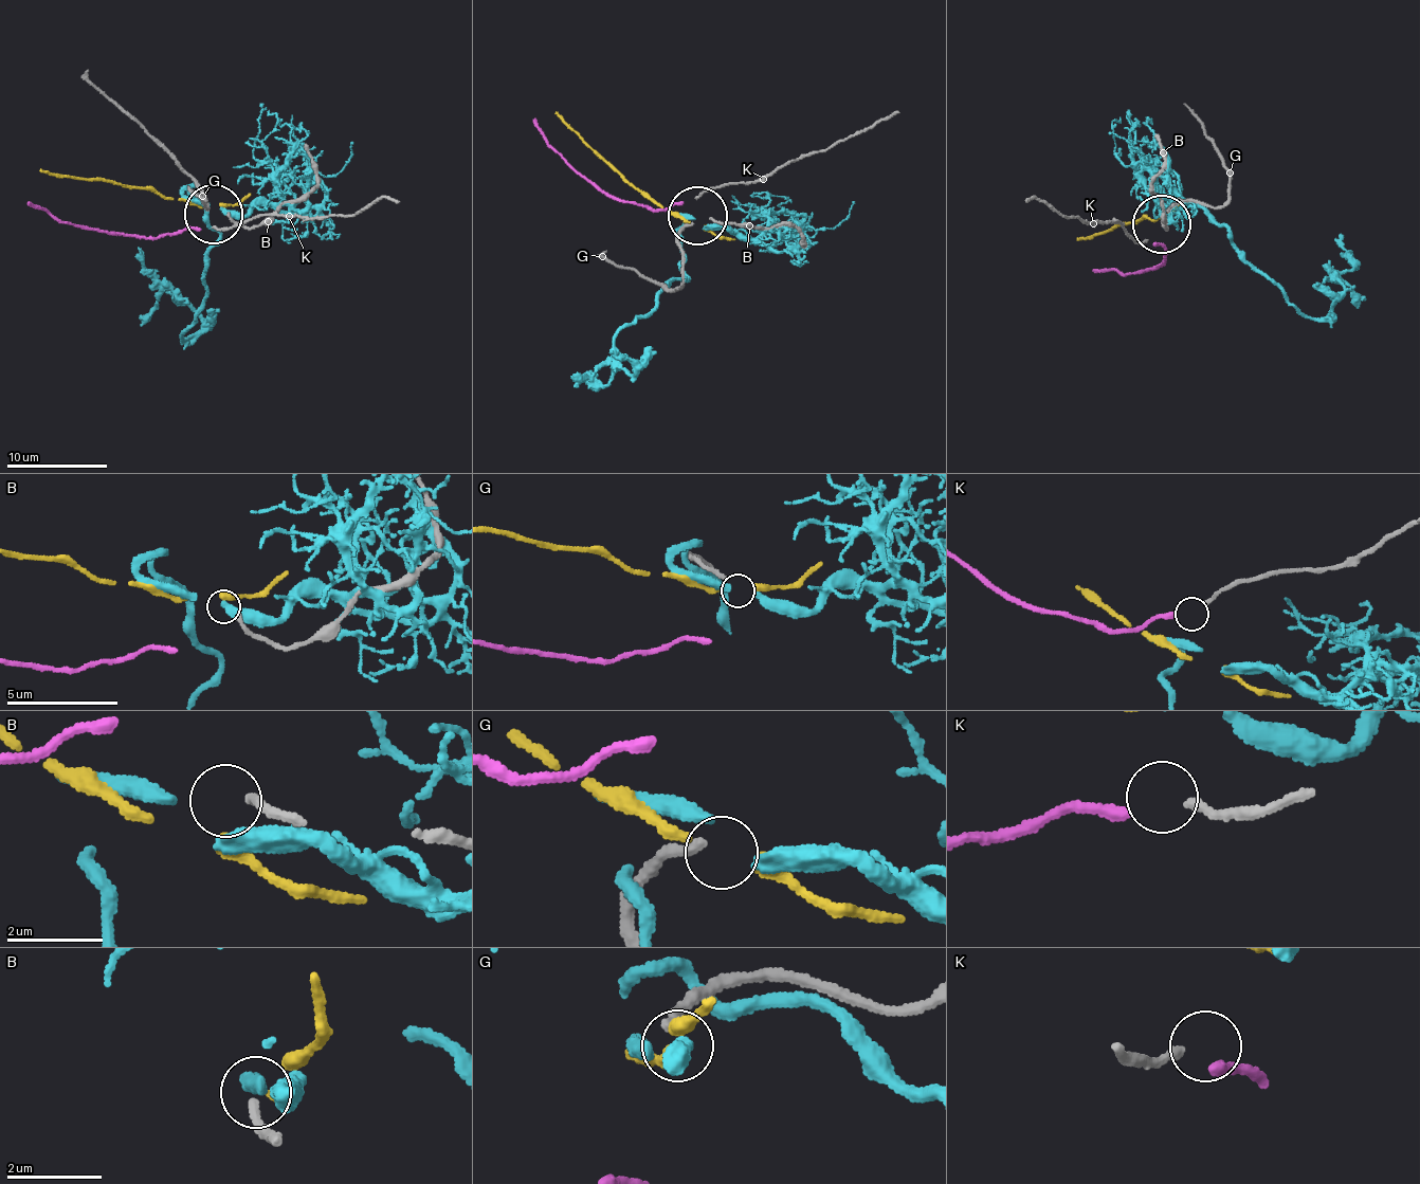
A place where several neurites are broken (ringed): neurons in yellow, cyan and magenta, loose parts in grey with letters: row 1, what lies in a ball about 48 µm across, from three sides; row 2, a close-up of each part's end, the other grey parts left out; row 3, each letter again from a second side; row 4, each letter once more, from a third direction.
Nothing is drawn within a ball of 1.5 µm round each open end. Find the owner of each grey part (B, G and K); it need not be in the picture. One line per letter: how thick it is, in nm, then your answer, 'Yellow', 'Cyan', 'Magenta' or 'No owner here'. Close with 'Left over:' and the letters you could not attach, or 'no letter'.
B: Thickness 180 nm. No owner here
G: Thickness 200 nm. Cyan
K: Thickness 160 nm. Magenta
Left over: B

